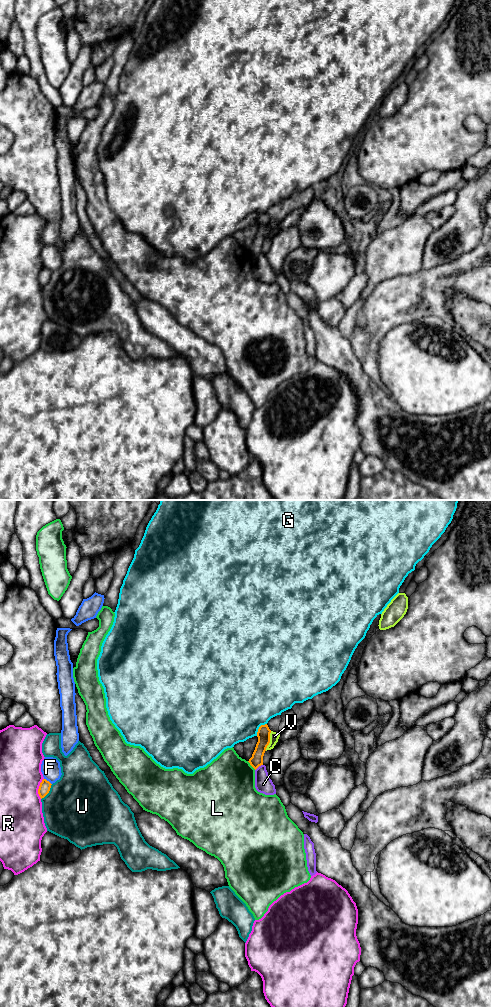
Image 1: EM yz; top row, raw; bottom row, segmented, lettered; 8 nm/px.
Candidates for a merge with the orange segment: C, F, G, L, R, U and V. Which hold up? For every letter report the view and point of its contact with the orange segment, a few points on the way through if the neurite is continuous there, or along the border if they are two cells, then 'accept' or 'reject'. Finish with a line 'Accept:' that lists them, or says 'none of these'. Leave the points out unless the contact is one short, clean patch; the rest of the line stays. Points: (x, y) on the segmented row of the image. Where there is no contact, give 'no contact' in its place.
C: yz (258, 766) | along yz (262, 764), (255, 770) | reject
F: yz (48, 781) | reject
G: yz (259, 728) | reject
L: yz (251, 765) | reject
R: yz (39, 788) | reject
U: yz (48, 792) | reject
V: yz (269, 741) | along yz (271, 731), (269, 744), (265, 750) | reject
Accept: none of these

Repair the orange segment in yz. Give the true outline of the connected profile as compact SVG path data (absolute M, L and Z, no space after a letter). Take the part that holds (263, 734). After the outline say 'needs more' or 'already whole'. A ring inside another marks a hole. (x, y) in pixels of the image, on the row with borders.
M261 725L257 732L258 742L252 757L249 759L250 765L256 770L259 766L263 765L263 756L267 746L270 743L270 733L268 725Z; already whole

